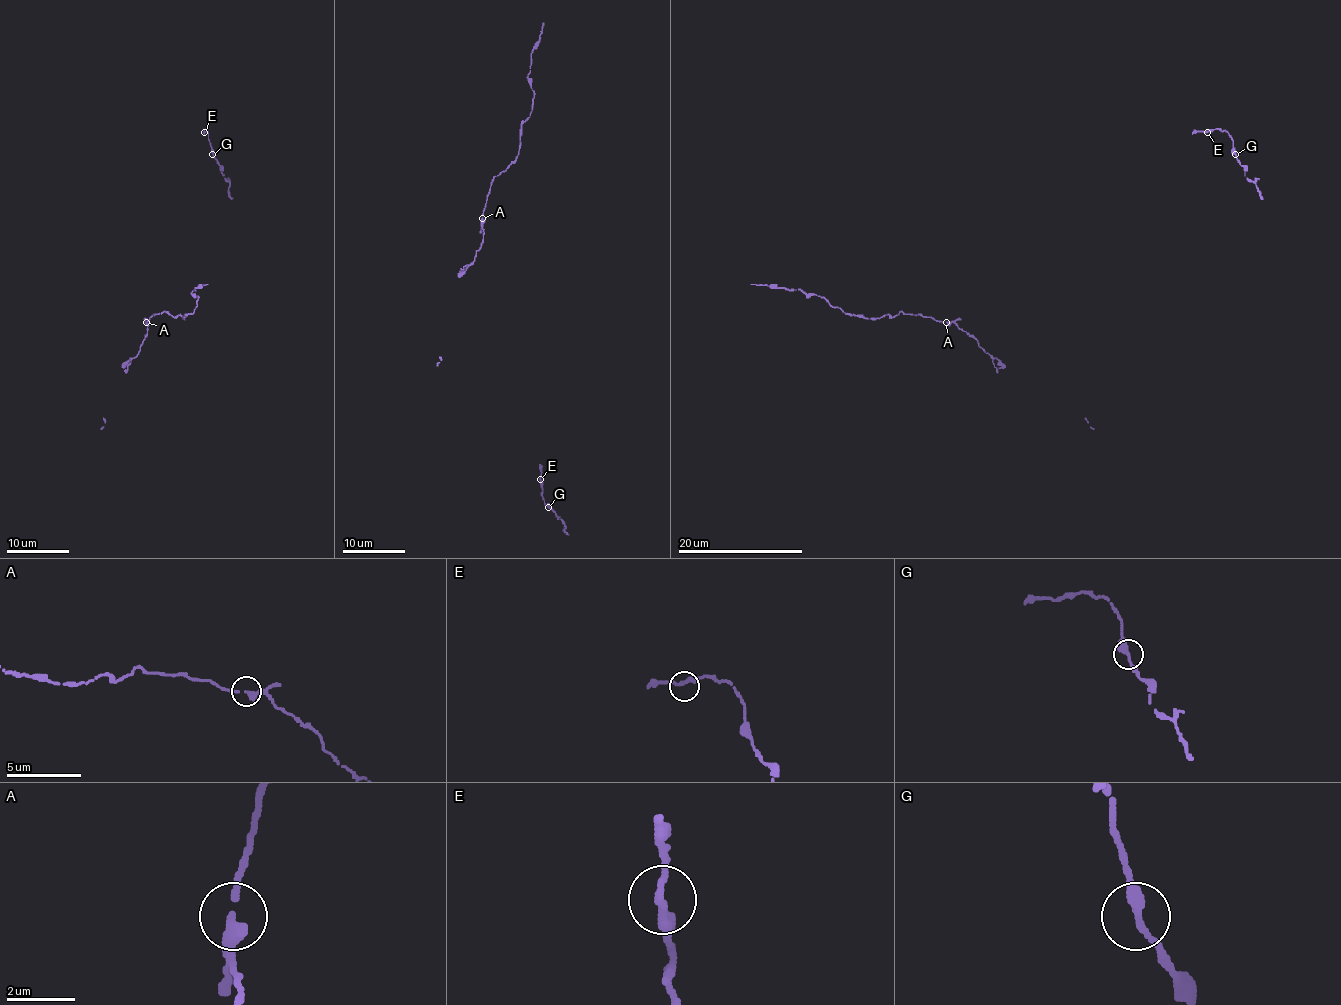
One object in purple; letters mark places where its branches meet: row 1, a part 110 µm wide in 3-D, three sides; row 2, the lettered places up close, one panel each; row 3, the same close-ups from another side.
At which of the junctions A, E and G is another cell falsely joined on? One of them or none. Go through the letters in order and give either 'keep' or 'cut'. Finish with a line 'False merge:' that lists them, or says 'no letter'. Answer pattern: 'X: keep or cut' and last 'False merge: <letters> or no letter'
A: keep
E: keep
G: keep
False merge: no letter

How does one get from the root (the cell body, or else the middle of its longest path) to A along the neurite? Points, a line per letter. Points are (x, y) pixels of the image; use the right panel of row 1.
A: (960, 319), (946, 322)

